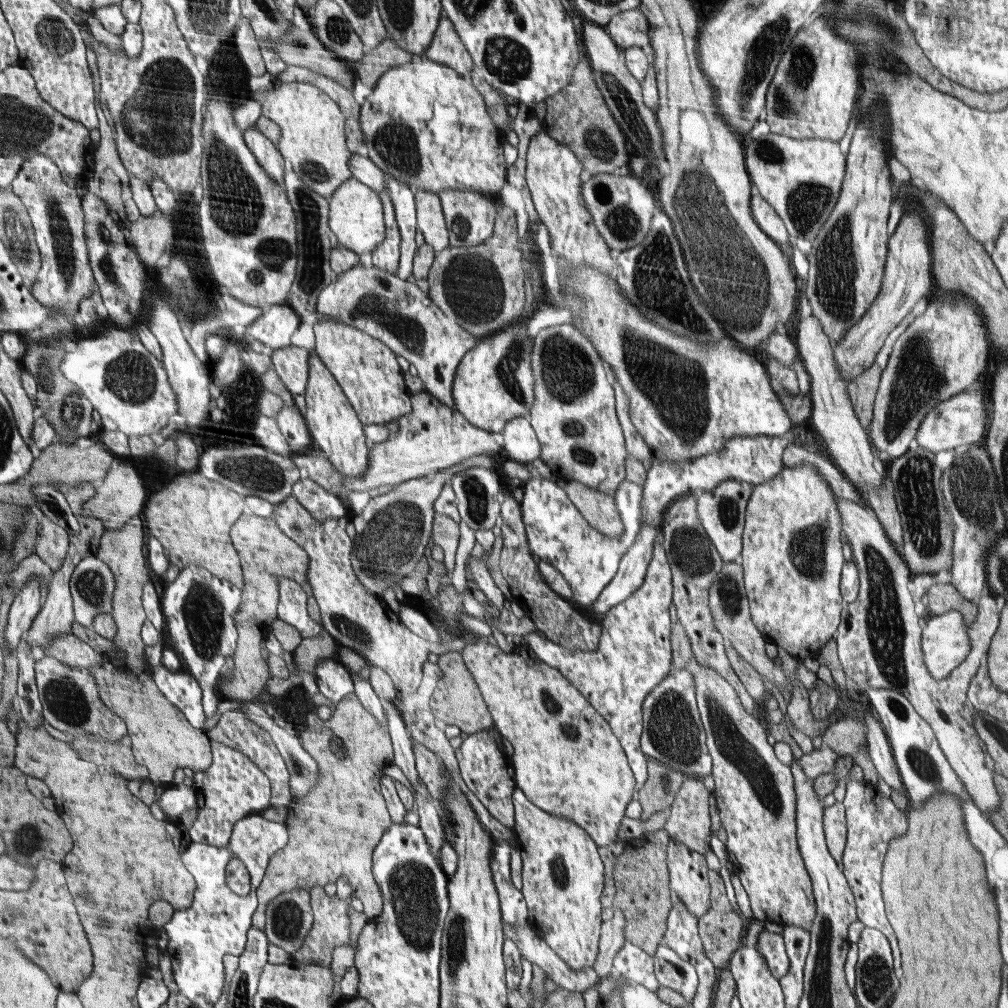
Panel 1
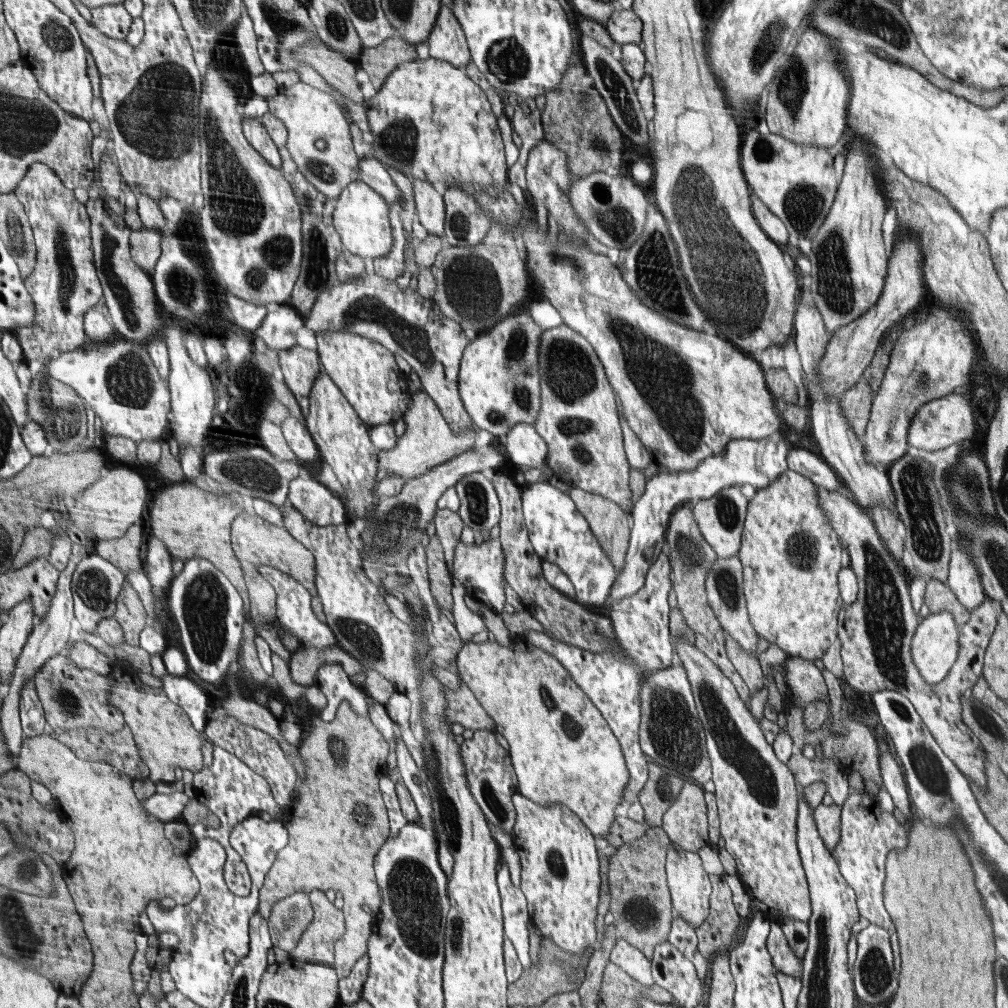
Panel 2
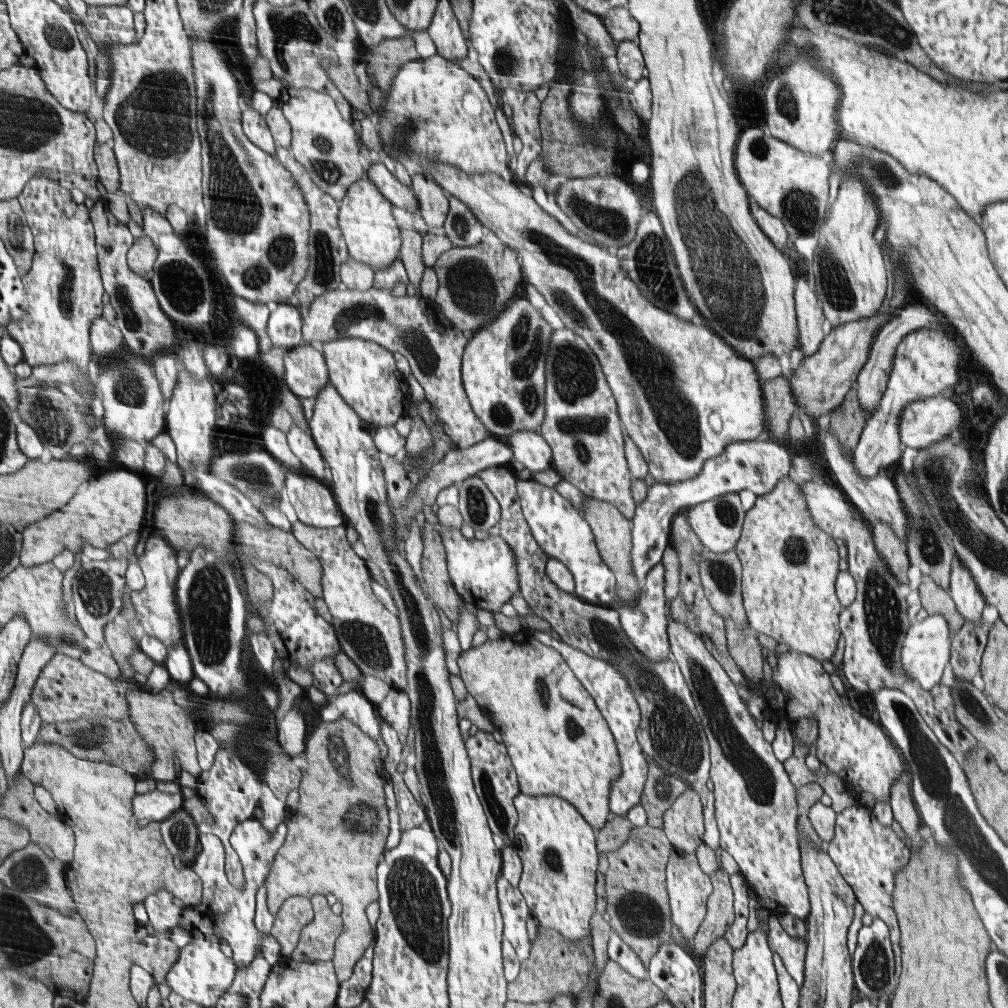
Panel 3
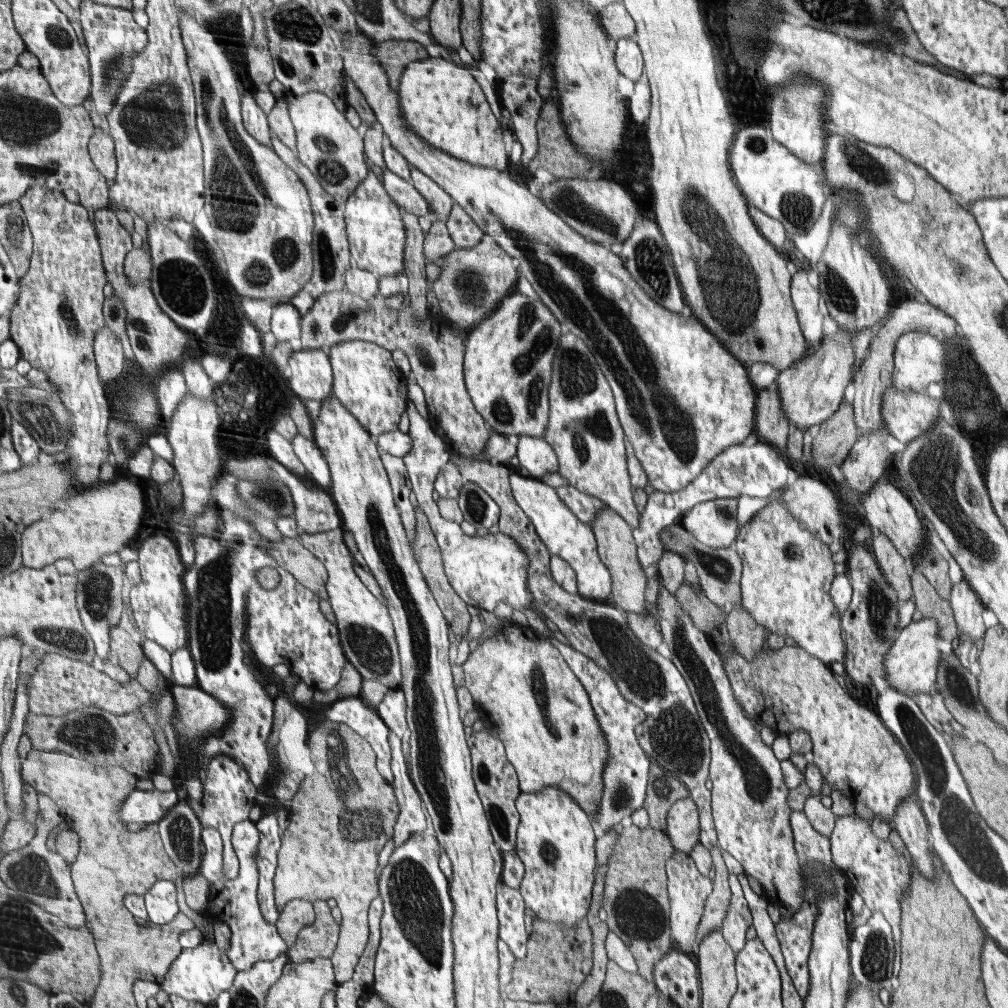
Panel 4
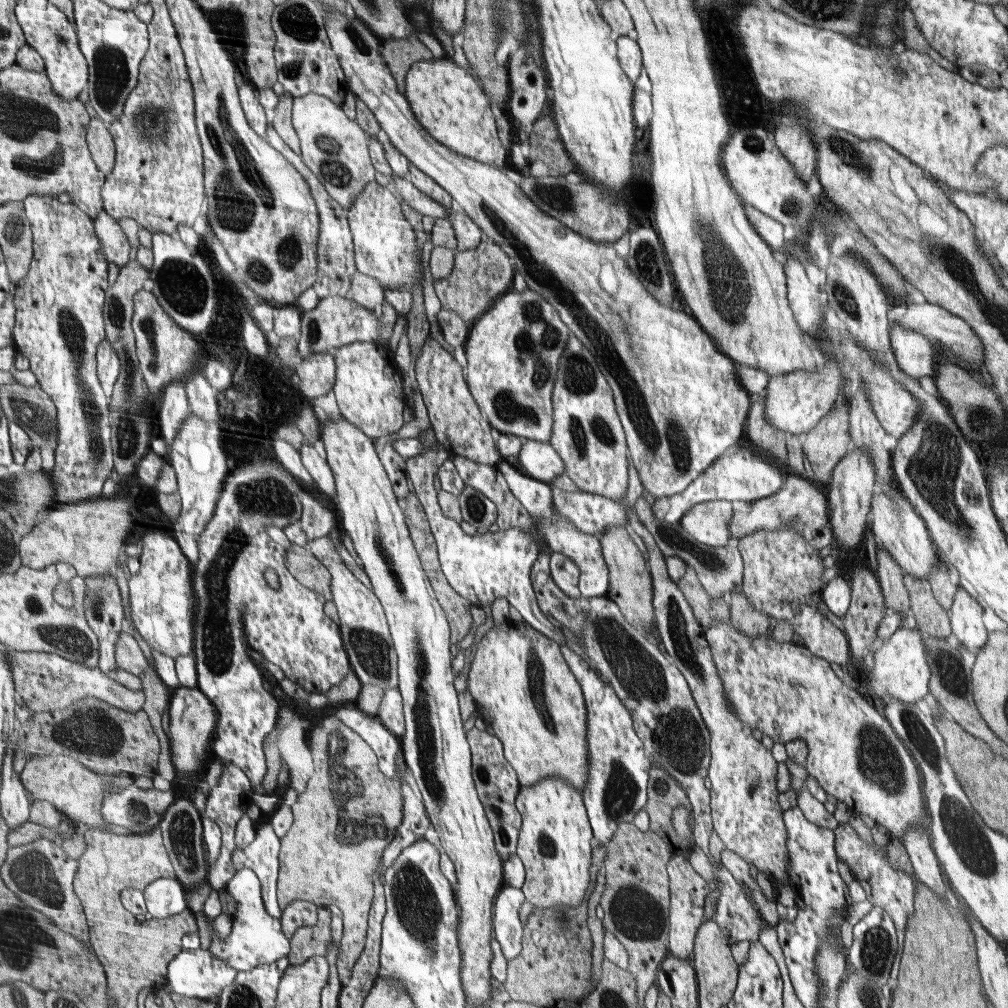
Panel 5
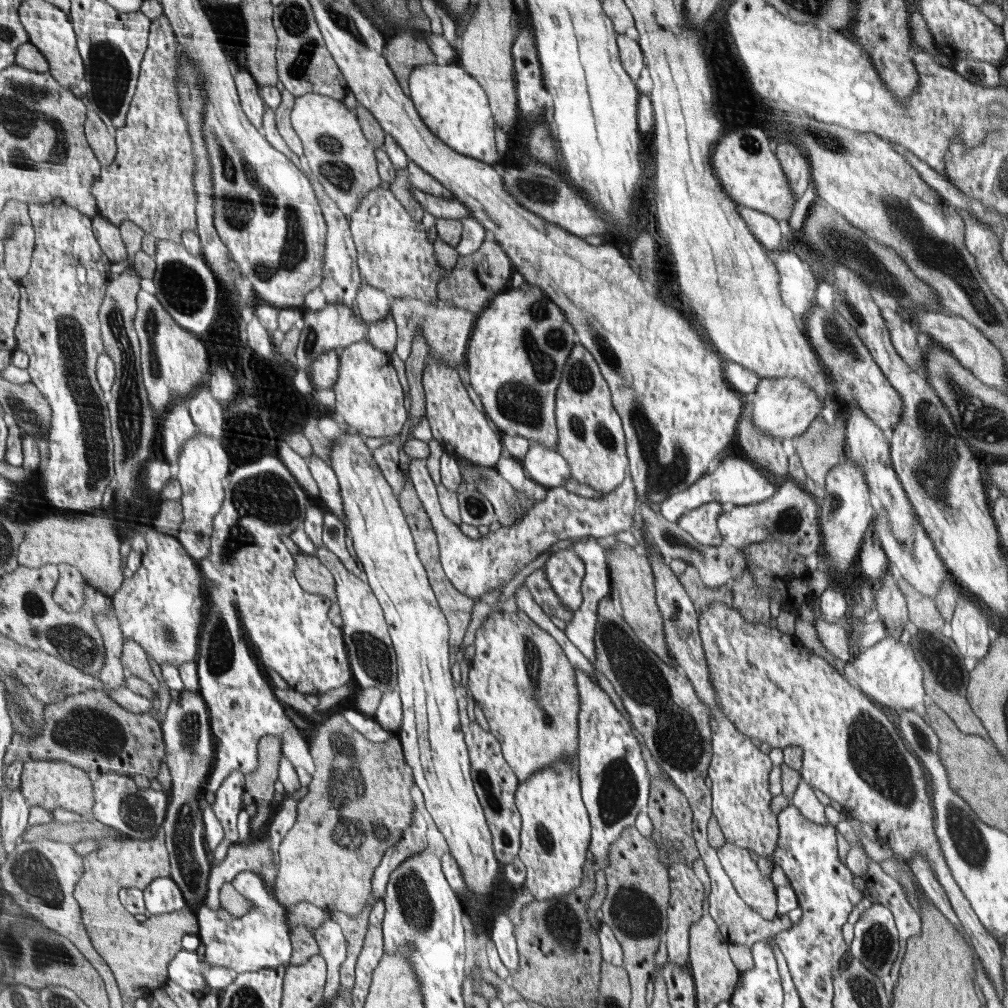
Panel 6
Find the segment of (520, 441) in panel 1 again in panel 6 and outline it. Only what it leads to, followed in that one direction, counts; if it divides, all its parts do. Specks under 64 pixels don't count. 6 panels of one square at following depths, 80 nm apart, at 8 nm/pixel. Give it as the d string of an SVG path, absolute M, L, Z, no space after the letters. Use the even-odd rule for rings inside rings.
M538 443L531 444L520 461L526 474L547 488L562 487L565 480L571 477L566 459L557 450Z

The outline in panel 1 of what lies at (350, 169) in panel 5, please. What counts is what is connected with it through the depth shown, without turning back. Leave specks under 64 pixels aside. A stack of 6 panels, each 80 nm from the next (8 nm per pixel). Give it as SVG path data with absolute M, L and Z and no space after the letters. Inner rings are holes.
M273 82L272 90L258 89L251 99L259 102L261 115L278 123L280 142L278 151L290 161L294 172L308 188L318 195L330 198L342 183L353 178L350 171L350 150L346 148L344 115L340 105L325 91L310 83Z

